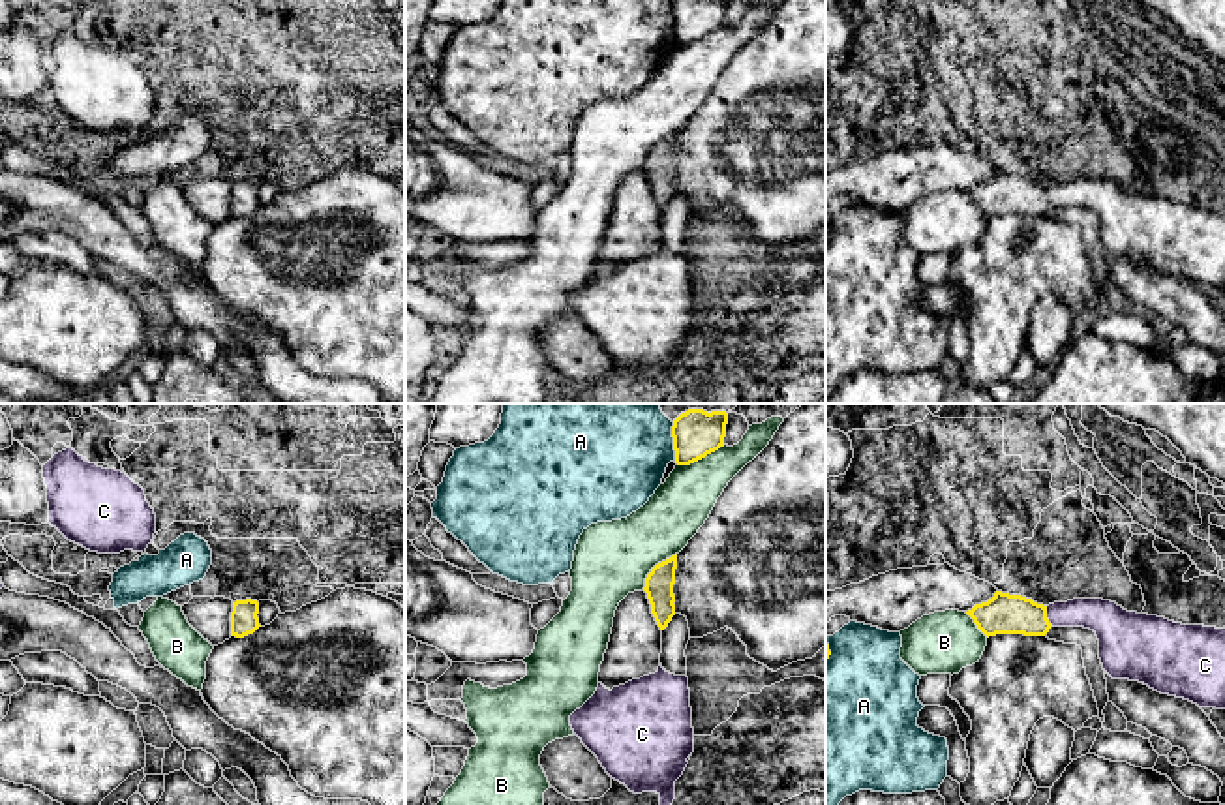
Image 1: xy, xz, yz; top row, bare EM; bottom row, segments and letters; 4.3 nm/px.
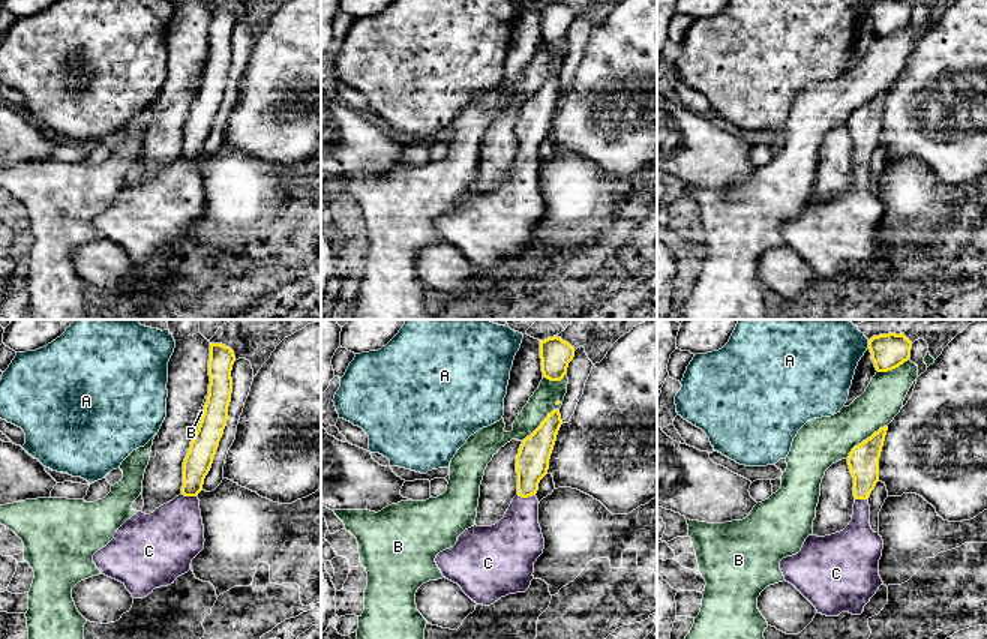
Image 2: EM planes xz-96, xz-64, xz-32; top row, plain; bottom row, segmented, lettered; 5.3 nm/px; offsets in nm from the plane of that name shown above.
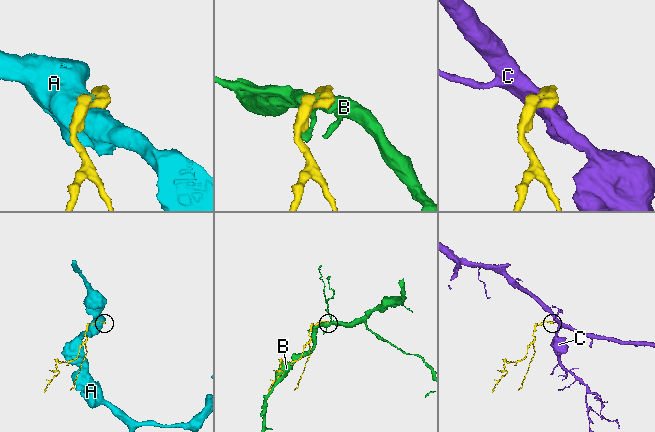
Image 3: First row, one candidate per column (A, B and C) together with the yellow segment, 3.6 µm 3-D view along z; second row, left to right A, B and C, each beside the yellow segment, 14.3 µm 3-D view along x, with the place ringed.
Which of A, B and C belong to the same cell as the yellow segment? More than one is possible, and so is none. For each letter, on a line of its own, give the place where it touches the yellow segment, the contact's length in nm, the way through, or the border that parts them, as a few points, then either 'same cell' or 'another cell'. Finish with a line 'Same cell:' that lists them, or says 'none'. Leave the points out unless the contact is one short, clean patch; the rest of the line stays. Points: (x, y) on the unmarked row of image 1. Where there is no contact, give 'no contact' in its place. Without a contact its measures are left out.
A: contact xz (674, 21); length 170 nm; another cell
B: contact xz (700, 38); length 220 nm; another cell
C: contact yz (1045, 196); length 90 nm; way yz (1004, 194), (1045, 196), (1104, 197); same cell
Same cell: C

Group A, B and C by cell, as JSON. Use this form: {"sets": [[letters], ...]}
{"sets": [["A"], ["B"], ["C"]]}

